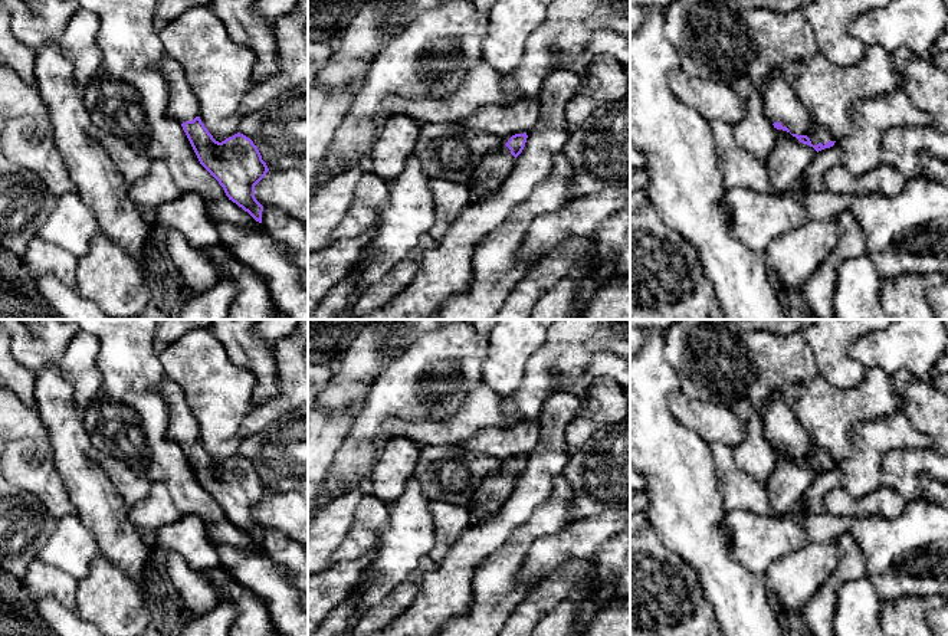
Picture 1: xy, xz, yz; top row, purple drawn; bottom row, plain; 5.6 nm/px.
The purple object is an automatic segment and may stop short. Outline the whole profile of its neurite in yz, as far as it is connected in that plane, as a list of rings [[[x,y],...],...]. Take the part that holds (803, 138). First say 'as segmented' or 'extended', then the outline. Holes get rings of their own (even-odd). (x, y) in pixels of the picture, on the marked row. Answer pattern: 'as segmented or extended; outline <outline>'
extended; outline [[[780,71],[771,75],[764,89],[764,98],[764,115],[772,122],[774,128],[790,132],[817,153],[834,145],[836,141],[831,134],[811,122],[807,109]]]

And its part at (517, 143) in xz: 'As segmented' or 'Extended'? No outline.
Extended

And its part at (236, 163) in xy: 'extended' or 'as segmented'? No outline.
extended

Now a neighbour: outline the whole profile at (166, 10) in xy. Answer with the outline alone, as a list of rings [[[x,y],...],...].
[[[157,0],[155,23],[158,27],[197,6],[209,6],[213,0]]]

